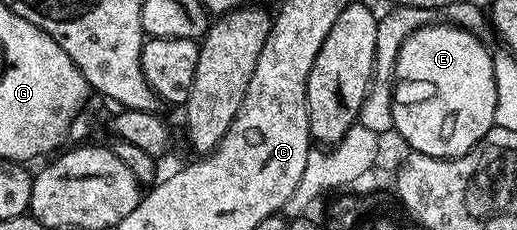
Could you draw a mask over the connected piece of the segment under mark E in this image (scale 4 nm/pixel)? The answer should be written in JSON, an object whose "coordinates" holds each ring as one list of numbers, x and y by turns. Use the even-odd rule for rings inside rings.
{"coordinates":[[429,24,418,28,401,44,396,64,396,79,393,88,393,124,394,129,406,138,406,143,412,152,434,156,435,158,461,158,463,154,469,154,496,126,496,81,494,80,494,68,492,67,493,51,487,50,478,39,475,38,471,29,464,29,461,25]]}

